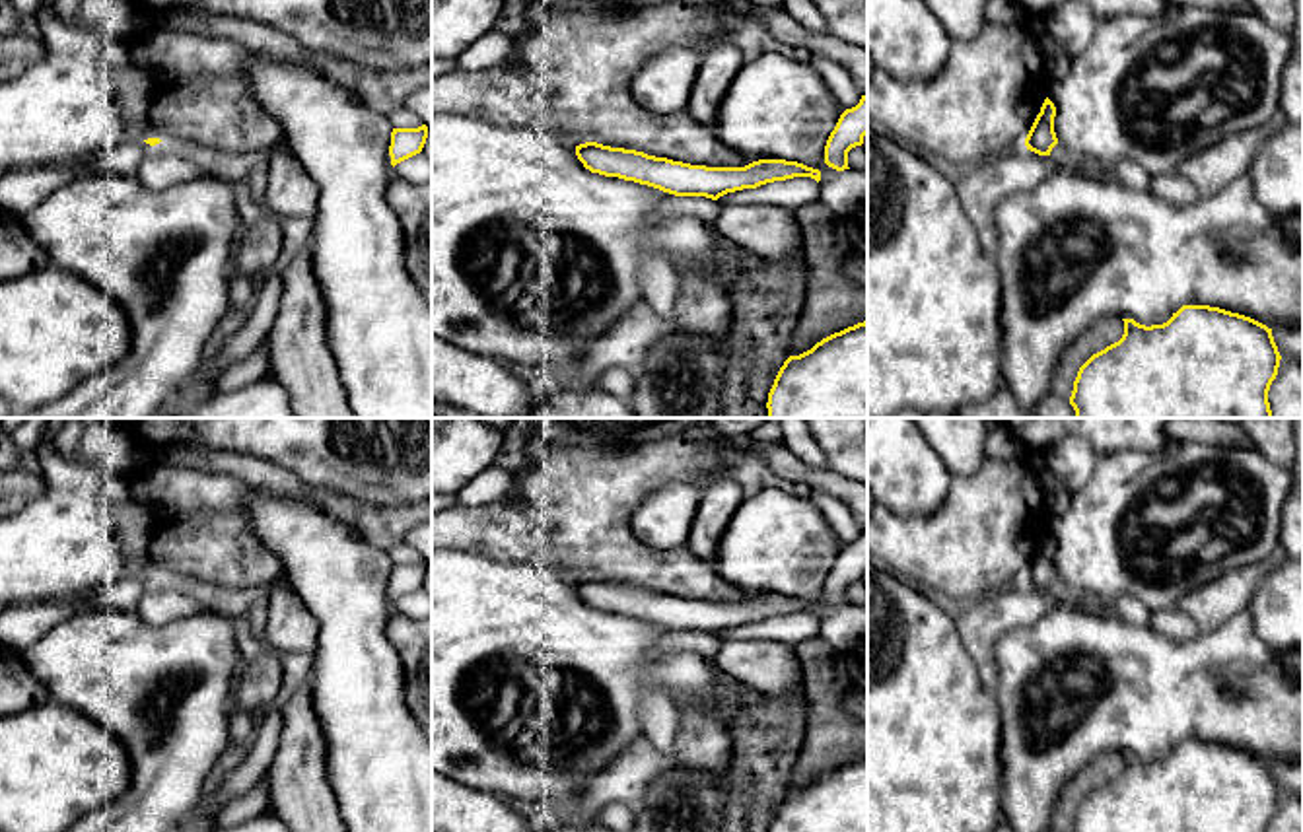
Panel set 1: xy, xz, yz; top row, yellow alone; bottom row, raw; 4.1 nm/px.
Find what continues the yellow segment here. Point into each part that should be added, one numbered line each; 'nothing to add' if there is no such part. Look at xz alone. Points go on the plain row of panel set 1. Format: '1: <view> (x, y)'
nothing to add

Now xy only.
1: xy (22, 624)

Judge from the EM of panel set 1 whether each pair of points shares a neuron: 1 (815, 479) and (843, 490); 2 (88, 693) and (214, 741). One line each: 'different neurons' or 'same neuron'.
1: same neuron
2: same neuron

